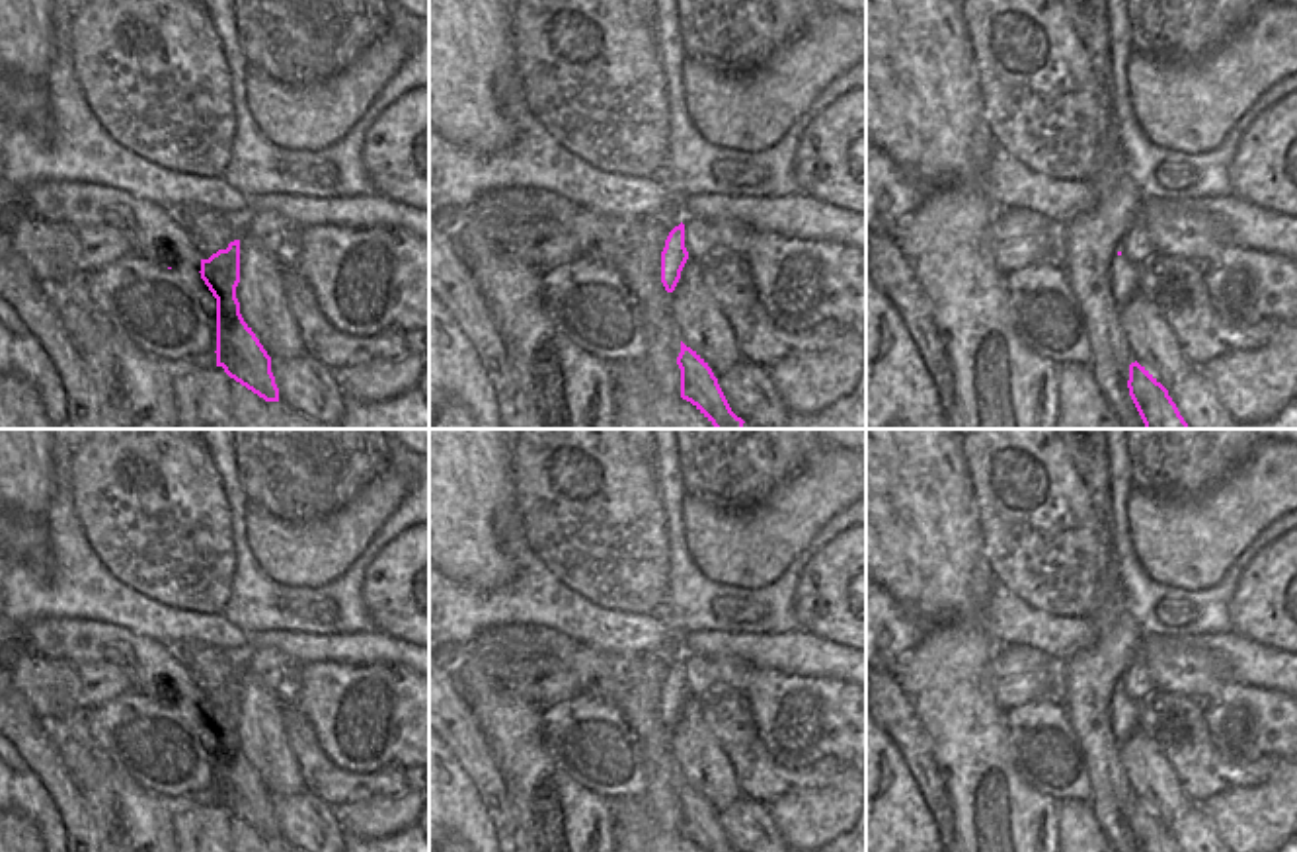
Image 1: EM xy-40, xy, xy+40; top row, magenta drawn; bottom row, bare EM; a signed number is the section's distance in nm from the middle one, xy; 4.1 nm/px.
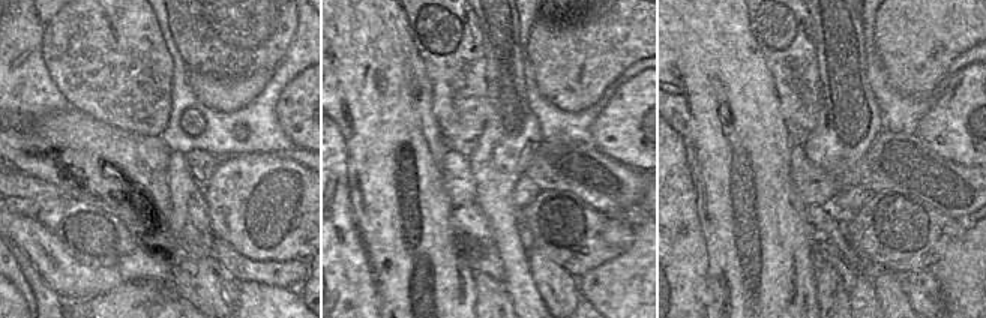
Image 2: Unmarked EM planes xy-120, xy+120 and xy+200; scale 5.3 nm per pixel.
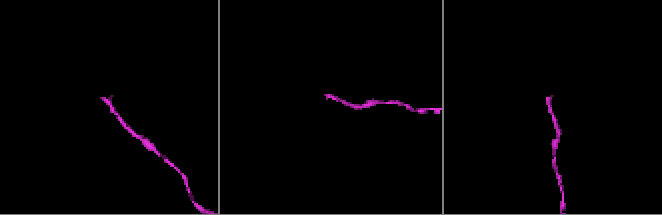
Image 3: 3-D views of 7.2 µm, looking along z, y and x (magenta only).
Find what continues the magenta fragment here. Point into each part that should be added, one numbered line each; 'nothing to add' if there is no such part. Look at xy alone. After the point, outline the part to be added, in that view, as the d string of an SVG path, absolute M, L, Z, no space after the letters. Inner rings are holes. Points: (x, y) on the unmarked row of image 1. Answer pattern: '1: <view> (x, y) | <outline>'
nothing to add

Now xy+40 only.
nothing to add

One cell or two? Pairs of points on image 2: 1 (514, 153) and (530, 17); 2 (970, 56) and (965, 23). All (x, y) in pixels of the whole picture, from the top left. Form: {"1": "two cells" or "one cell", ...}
{"1": "two cells", "2": "two cells"}

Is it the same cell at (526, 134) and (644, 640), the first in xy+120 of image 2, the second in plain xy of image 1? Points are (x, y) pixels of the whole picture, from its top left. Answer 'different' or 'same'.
different

